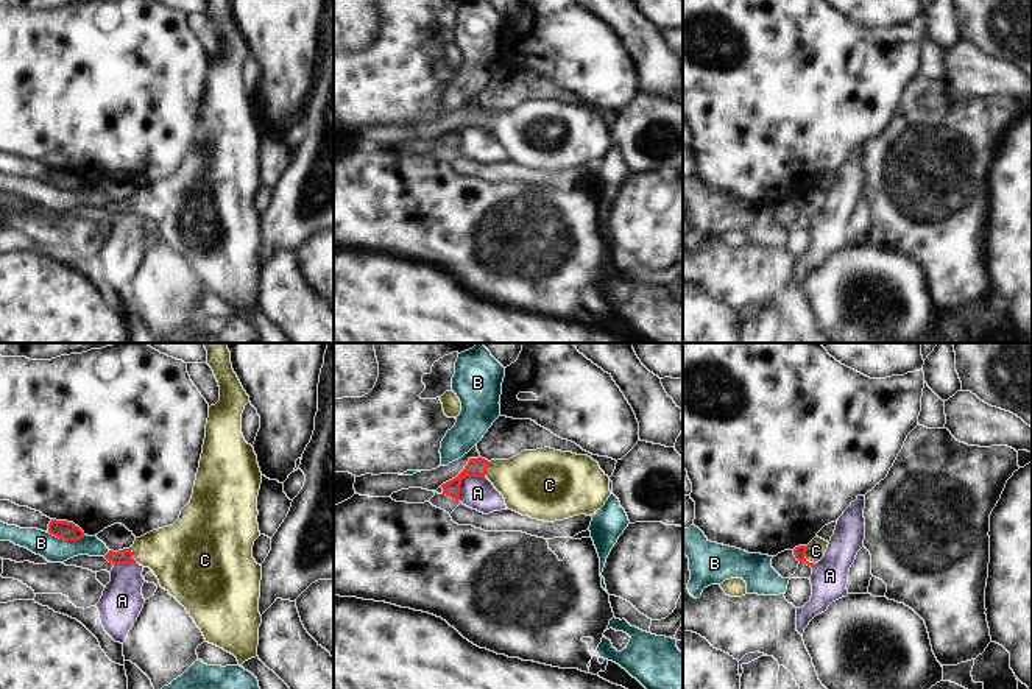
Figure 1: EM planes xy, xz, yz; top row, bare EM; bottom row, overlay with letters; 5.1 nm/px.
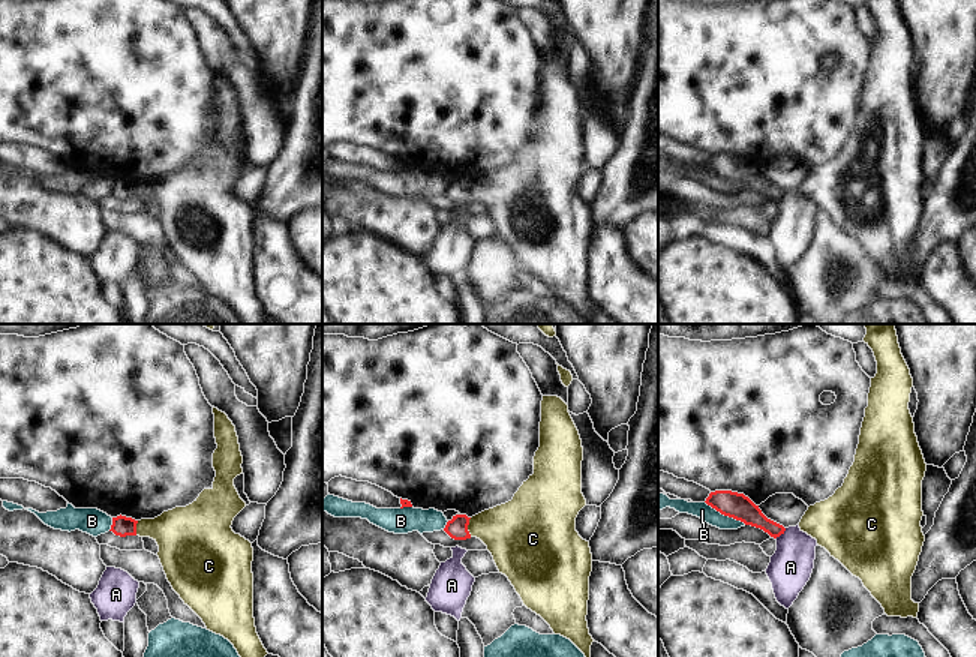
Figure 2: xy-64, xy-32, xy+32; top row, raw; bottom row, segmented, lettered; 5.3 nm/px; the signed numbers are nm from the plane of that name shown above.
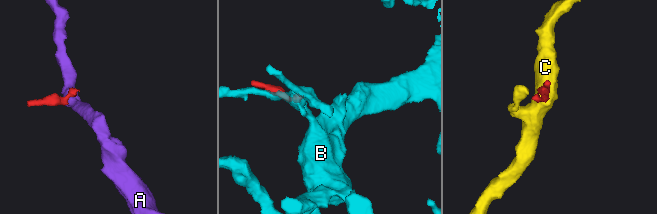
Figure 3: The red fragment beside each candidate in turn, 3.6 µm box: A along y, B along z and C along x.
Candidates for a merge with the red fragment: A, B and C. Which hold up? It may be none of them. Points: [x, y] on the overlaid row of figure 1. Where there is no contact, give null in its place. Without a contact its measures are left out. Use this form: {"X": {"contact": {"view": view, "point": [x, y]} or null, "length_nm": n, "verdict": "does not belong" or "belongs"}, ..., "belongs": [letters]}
{"A": {"contact": {"view": "xz", "point": [463, 477]}, "length_nm": 180, "verdict": "does not belong"}, "B": {"contact": {"view": "xy", "point": [67, 540]}, "length_nm": 200, "verdict": "does not belong"}, "C": {"contact": {"view": "yz", "point": [805, 554]}, "length_nm": 110, "verdict": "belongs"}, "belongs": ["C"]}

